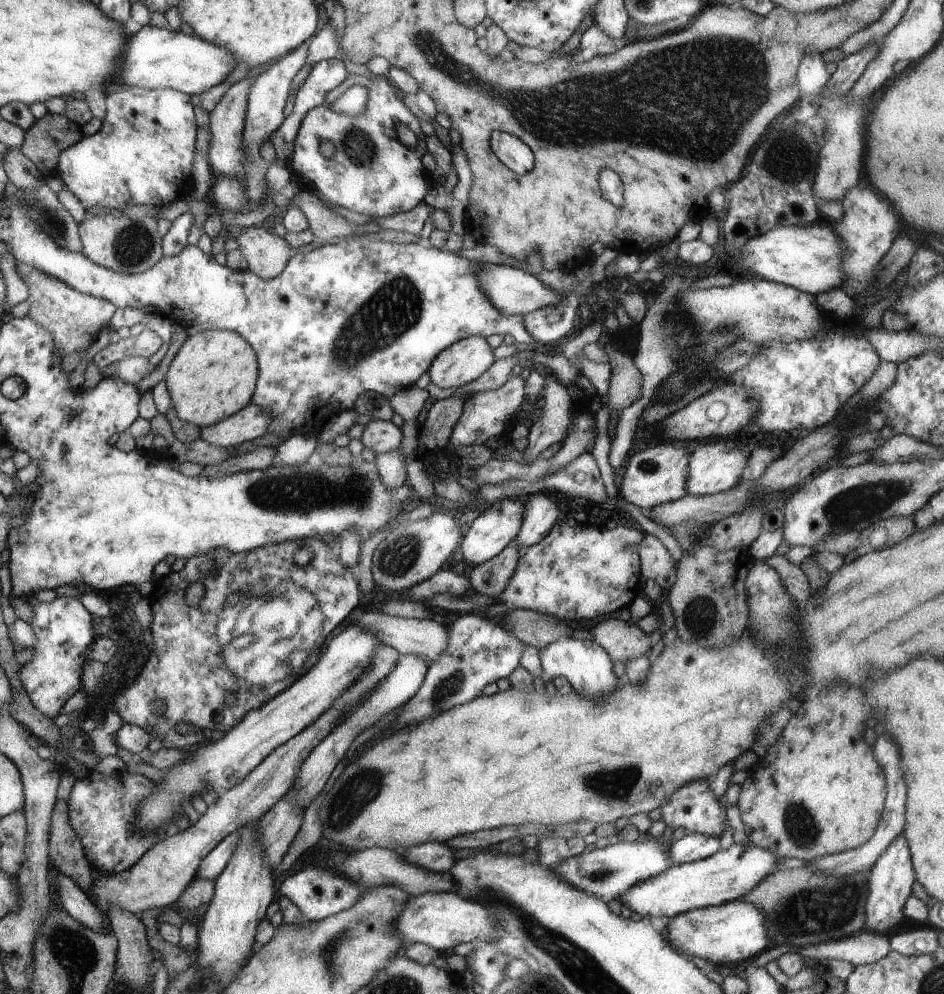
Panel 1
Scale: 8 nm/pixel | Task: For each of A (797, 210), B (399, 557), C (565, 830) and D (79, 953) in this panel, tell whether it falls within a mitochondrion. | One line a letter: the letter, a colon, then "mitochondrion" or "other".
A: other
B: mitochondrion
C: other
D: mitochondrion

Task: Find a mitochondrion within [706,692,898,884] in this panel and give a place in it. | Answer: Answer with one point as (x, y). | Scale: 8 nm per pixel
(802, 830)

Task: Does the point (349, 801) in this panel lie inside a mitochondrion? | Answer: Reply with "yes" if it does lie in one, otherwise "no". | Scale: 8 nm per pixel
yes

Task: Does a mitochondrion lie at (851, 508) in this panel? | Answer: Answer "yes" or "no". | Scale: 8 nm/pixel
yes

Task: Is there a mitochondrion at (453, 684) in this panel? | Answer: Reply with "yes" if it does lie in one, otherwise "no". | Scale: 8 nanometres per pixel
yes

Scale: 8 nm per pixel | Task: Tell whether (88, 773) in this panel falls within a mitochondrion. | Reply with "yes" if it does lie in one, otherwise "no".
no

